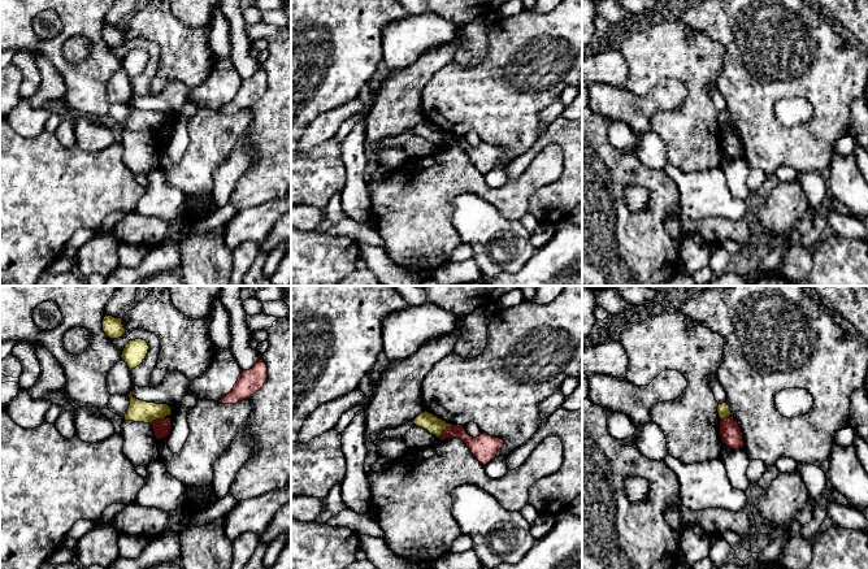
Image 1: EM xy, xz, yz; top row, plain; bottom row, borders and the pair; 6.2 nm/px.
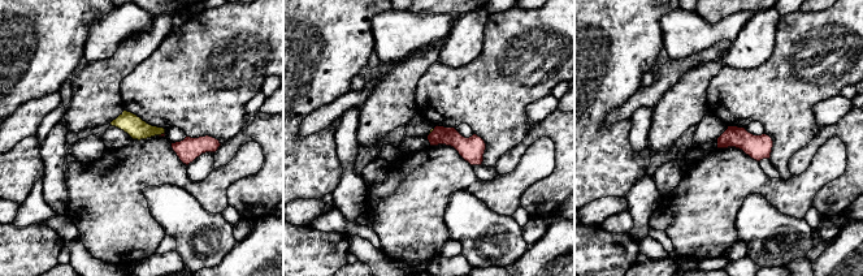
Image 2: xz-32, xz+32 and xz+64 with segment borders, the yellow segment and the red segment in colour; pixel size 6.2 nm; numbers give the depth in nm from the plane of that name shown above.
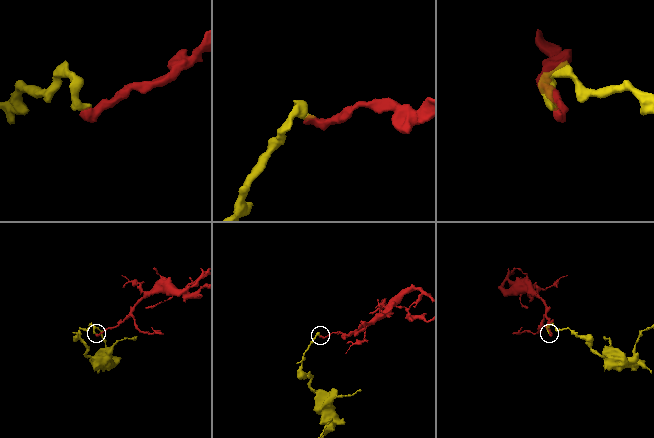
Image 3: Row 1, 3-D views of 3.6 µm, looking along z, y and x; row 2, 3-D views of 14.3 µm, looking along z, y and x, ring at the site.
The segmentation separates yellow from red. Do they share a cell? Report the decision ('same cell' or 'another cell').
another cell

